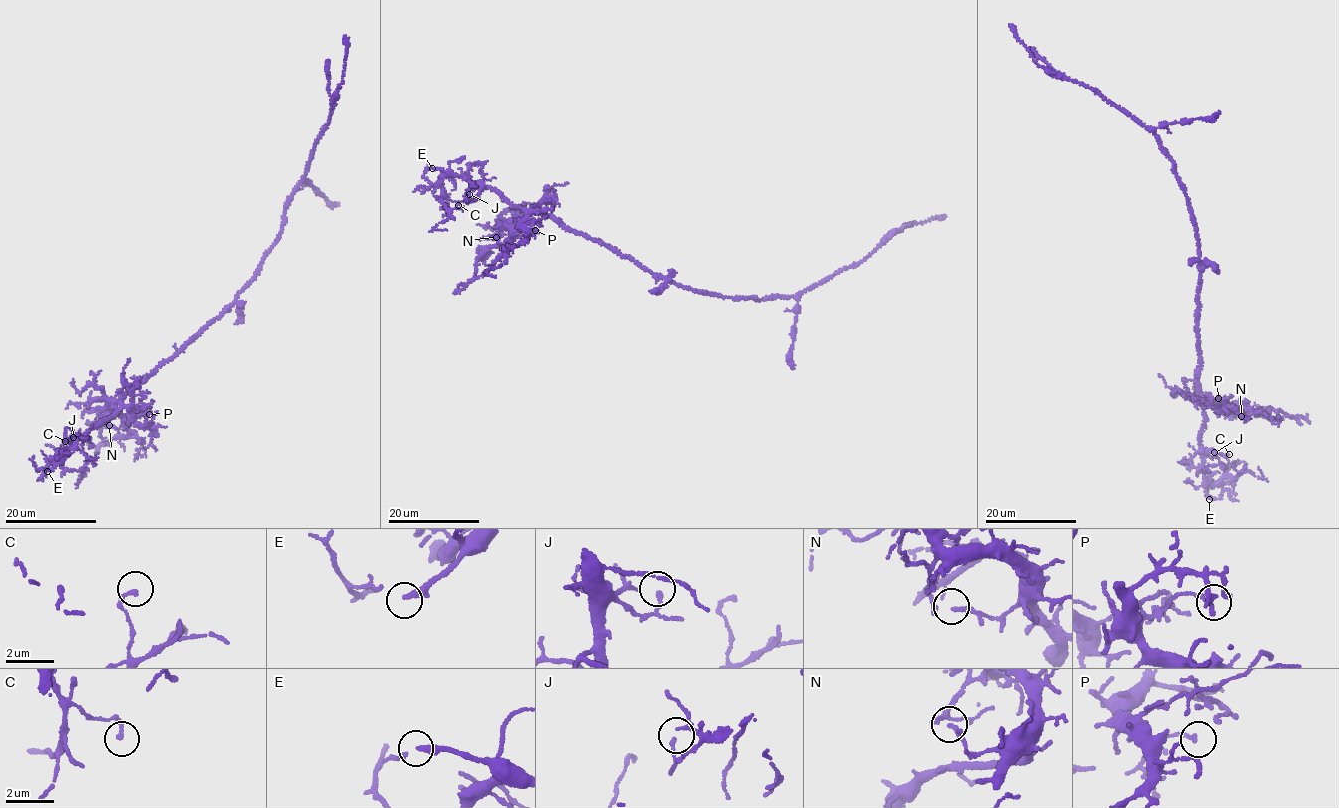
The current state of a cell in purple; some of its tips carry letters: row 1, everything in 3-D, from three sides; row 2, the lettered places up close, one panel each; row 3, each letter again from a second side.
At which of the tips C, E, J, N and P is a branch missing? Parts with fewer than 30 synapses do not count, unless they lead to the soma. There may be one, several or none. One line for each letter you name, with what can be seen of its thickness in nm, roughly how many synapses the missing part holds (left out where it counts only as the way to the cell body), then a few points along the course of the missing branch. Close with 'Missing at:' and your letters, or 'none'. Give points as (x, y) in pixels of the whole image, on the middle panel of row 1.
E: 180 nm thick; missing branch runs (432, 168), (398, 155), (383, 140)
Missing at: E

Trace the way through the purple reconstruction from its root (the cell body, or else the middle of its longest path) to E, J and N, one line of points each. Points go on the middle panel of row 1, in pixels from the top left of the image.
E: (663, 279), (619, 252), (569, 230), (551, 217), (519, 208), (494, 190), (432, 168)
J: (663, 279), (619, 252), (569, 230), (551, 217), (516, 206), (494, 190), (472, 188), (467, 190), (469, 194)
N: (663, 279), (635, 261), (569, 230), (543, 214), (531, 214), (505, 225), (511, 236), (502, 243), (496, 237)

